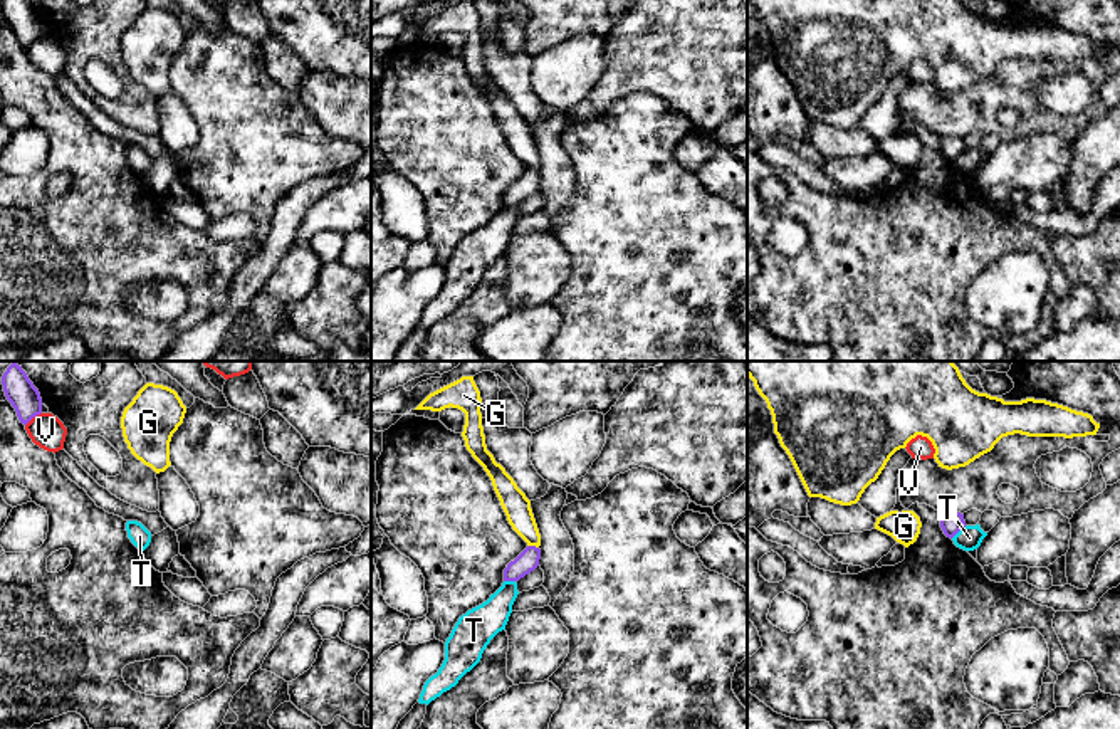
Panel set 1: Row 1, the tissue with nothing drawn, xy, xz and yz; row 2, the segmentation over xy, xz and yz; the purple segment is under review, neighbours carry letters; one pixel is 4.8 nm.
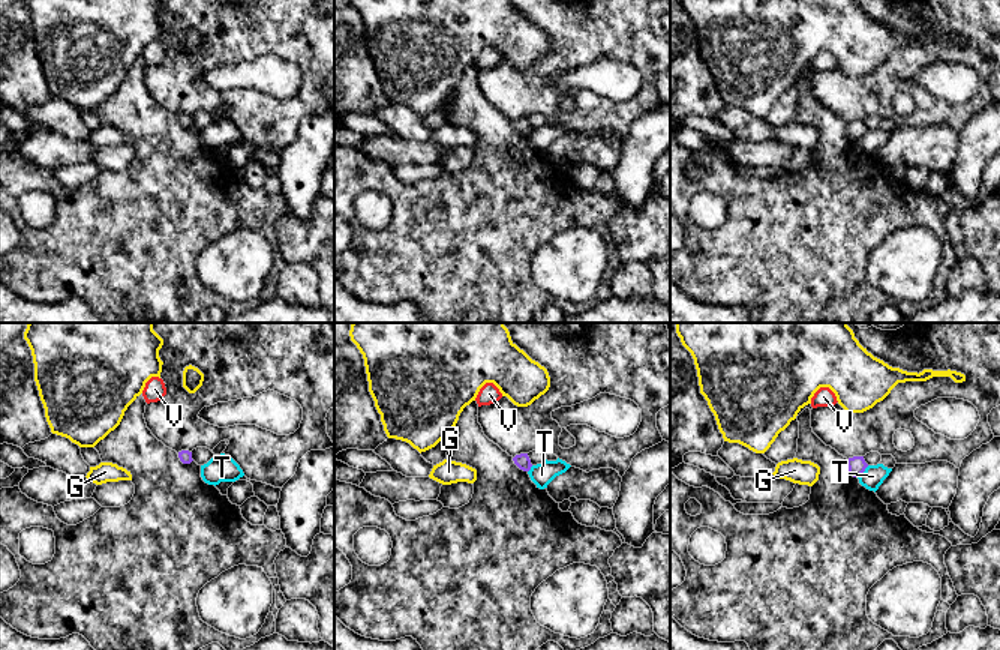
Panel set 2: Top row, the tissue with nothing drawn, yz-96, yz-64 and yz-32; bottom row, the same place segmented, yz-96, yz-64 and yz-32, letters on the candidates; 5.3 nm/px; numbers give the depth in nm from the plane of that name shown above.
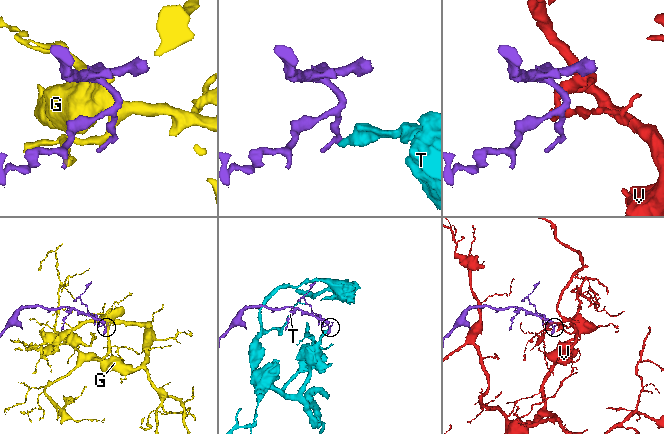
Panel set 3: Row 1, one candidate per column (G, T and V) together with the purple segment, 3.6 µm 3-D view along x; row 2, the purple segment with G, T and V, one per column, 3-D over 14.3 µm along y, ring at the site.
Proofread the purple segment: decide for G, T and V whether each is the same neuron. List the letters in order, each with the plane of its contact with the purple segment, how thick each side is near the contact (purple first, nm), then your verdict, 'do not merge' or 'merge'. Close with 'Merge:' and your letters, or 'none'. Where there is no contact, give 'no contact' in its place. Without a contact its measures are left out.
G: meets purple in xz; 100 nm thick on the purple side, 130 nm on the other; do not merge
T: meets purple in yz; 110 nm thick on the purple side, 120 nm on the other; do not merge
V: meets purple in xy; 140 nm thick on the purple side, 160 nm on the other; do not merge
Merge: none

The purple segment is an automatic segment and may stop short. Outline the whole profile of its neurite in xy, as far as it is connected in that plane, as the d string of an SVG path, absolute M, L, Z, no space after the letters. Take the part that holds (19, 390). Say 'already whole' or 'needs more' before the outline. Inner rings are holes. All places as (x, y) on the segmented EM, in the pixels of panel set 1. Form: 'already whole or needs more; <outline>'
already whole; M12 363L2 376L7 400L17 412L20 423L27 425L42 413L42 398L39 390L29 380L27 373L17 363Z

